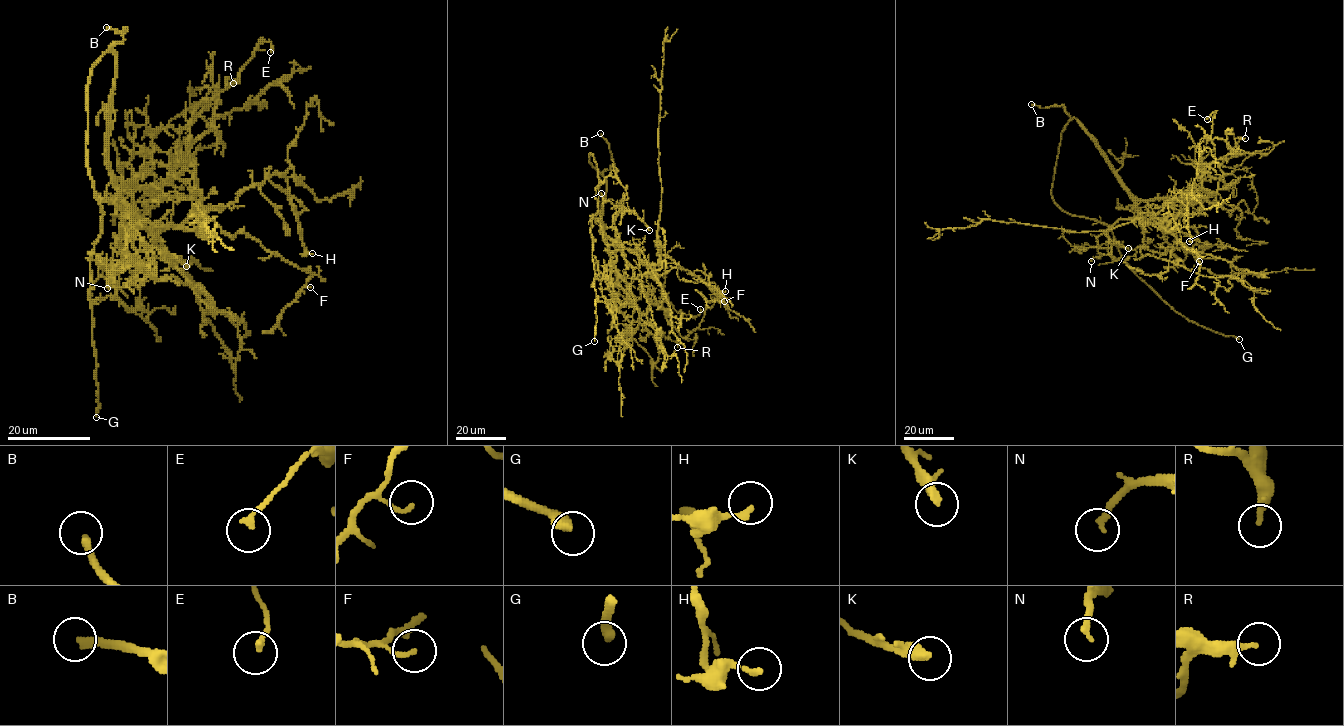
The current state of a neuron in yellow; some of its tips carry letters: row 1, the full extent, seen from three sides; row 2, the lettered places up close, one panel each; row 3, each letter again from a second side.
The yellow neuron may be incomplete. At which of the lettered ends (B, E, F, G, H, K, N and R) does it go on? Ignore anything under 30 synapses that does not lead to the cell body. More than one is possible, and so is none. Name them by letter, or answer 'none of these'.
B, G, N

